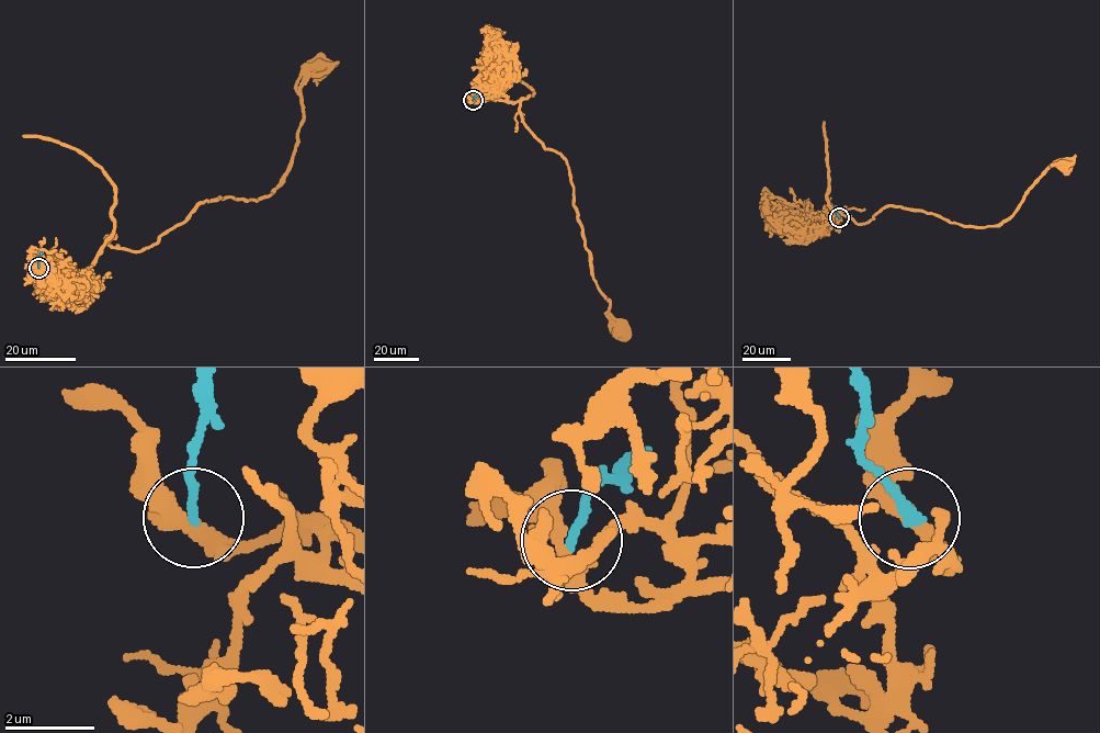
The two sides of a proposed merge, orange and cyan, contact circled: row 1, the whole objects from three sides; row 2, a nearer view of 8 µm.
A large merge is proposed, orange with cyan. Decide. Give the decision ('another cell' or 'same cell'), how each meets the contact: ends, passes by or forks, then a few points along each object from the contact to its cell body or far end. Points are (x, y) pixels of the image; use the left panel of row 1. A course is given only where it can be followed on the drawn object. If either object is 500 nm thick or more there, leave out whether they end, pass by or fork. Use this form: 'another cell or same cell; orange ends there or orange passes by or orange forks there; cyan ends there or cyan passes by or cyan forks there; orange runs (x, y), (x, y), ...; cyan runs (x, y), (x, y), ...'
same cell; orange passes by; cyan ends there; orange runs (38, 268), (67, 281), (108, 241), (144, 249), (206, 200), (270, 195), (302, 122), (302, 87), (322, 69); cyan runs (38, 268), (42, 251)

